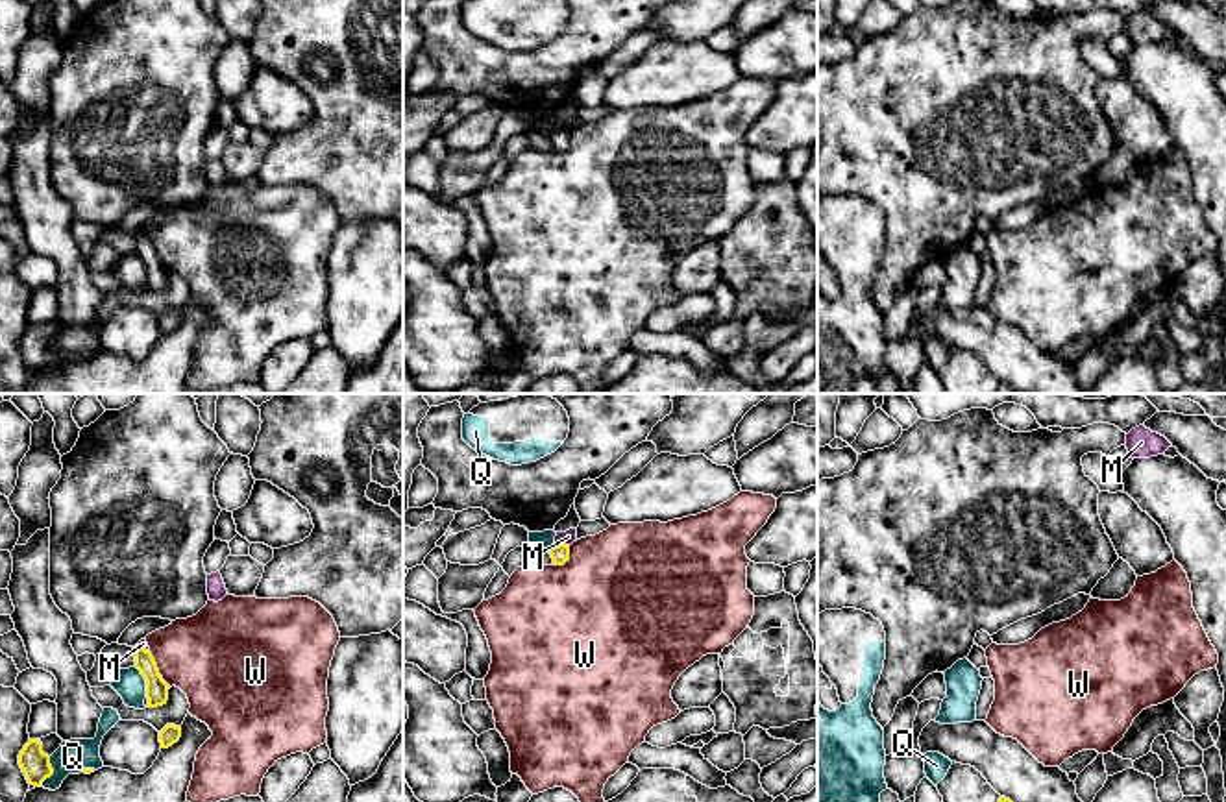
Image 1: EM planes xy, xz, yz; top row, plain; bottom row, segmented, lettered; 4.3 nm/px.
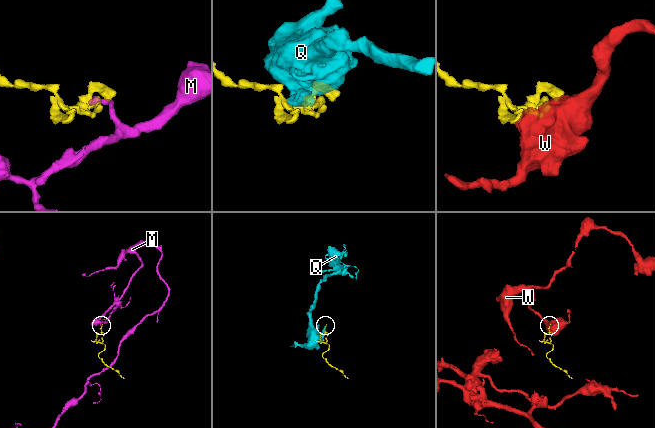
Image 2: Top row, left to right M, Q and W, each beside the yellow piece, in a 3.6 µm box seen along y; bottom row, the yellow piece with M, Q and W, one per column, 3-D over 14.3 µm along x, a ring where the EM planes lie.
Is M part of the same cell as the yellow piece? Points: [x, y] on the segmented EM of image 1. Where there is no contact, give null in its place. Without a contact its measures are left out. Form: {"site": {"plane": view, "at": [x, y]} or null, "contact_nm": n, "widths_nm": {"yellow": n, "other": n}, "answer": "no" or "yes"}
{"site": {"plane": "xz", "at": [561, 544]}, "contact_nm": 60, "widths_nm": {"yellow": 80, "other": 60}, "answer": "no"}

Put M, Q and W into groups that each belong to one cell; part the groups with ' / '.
M / Q / W

